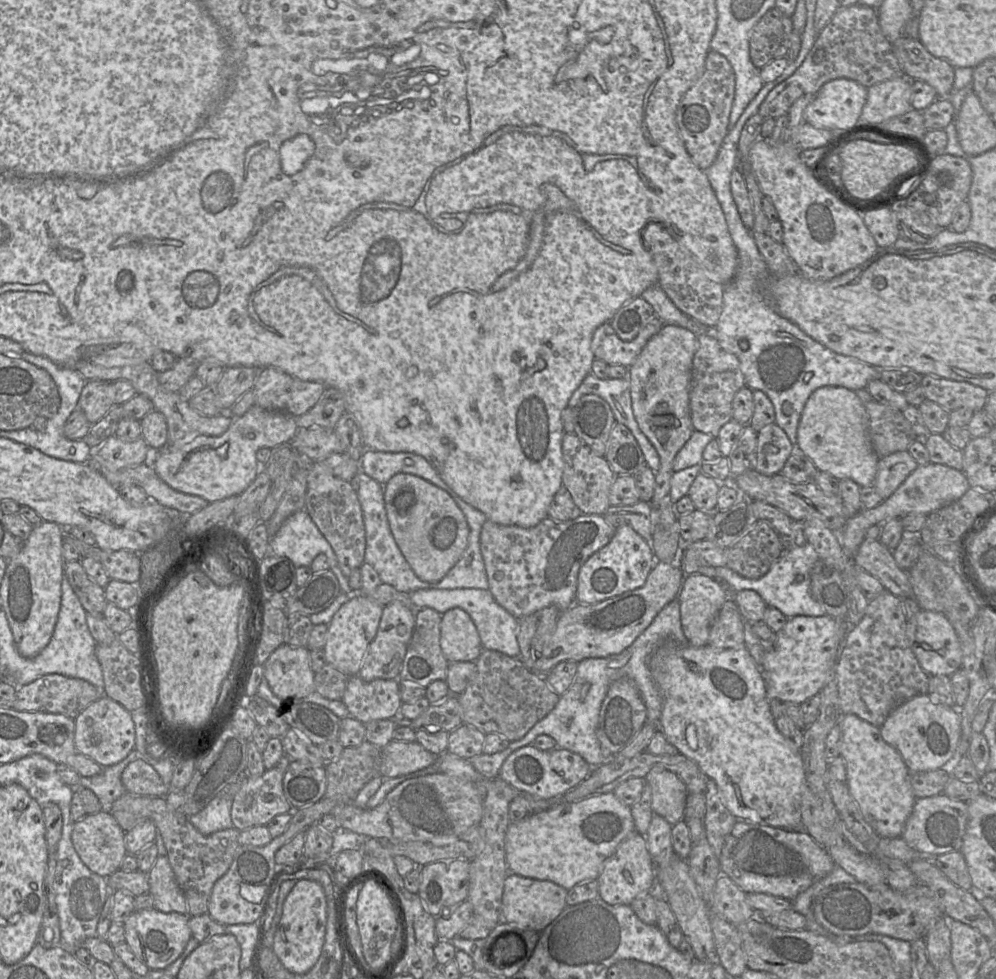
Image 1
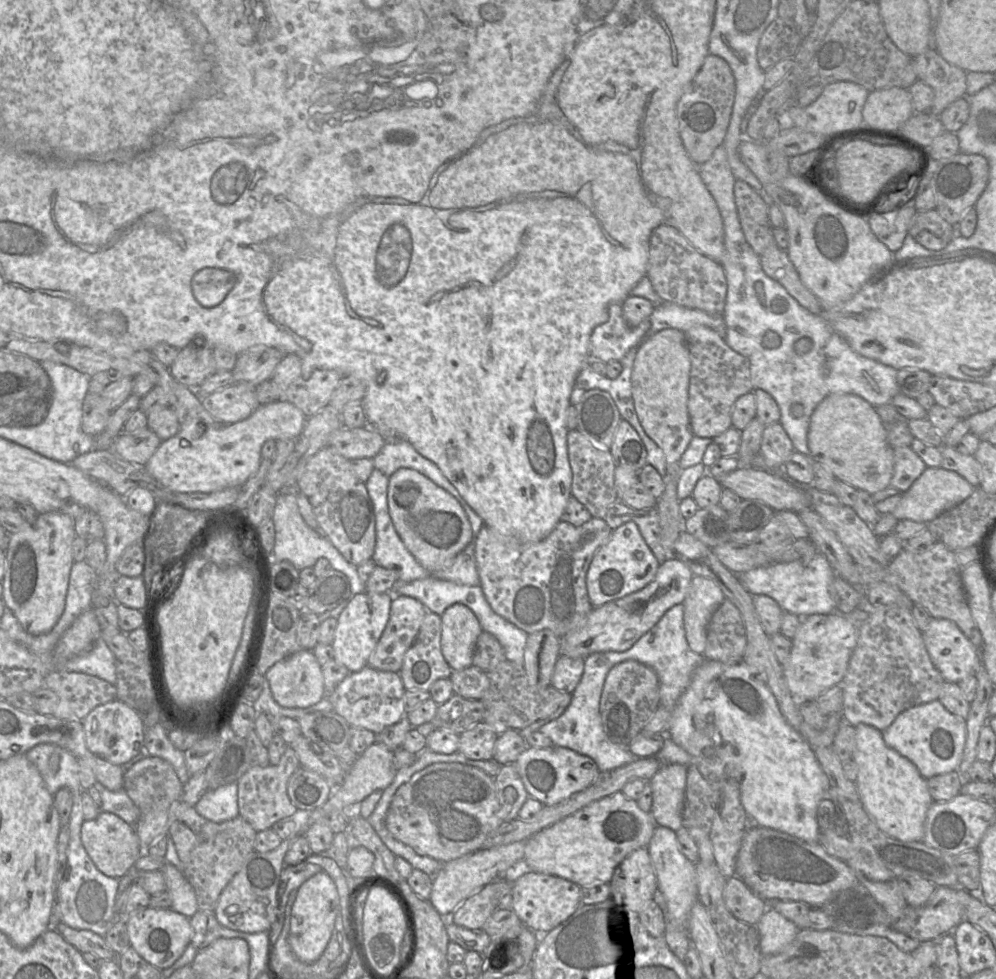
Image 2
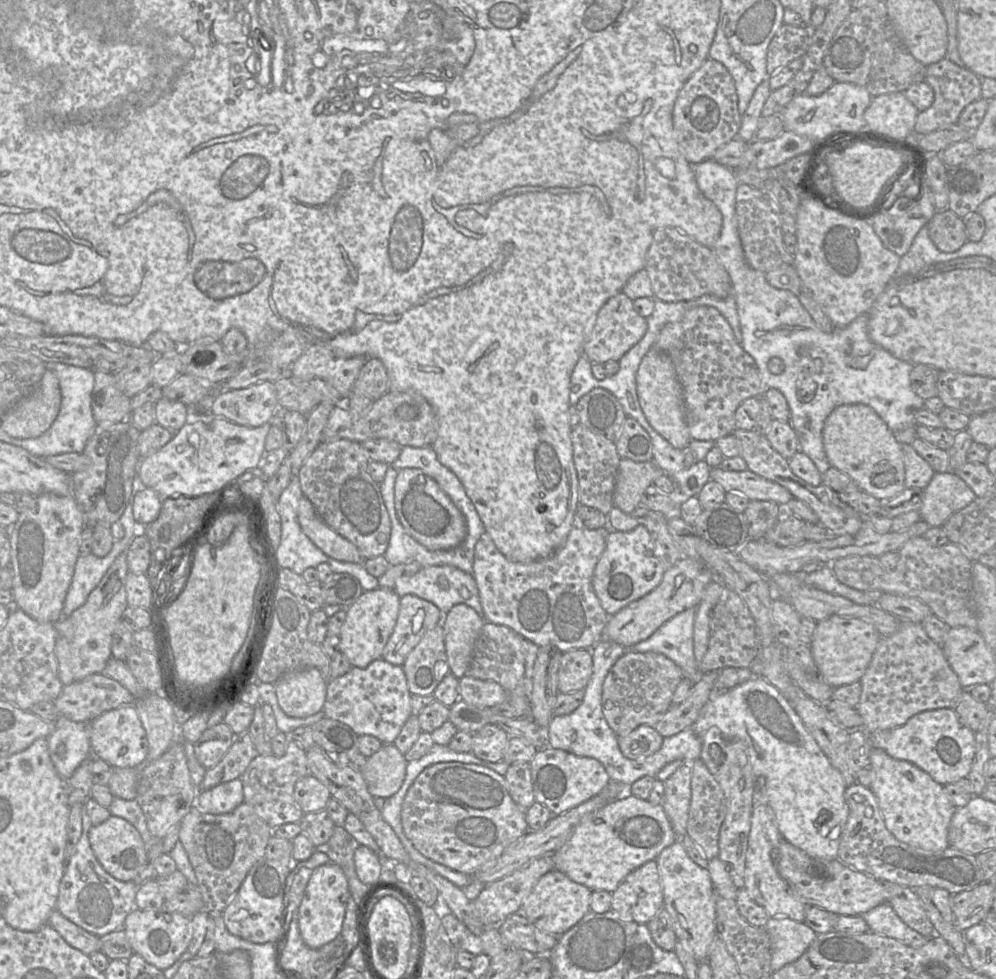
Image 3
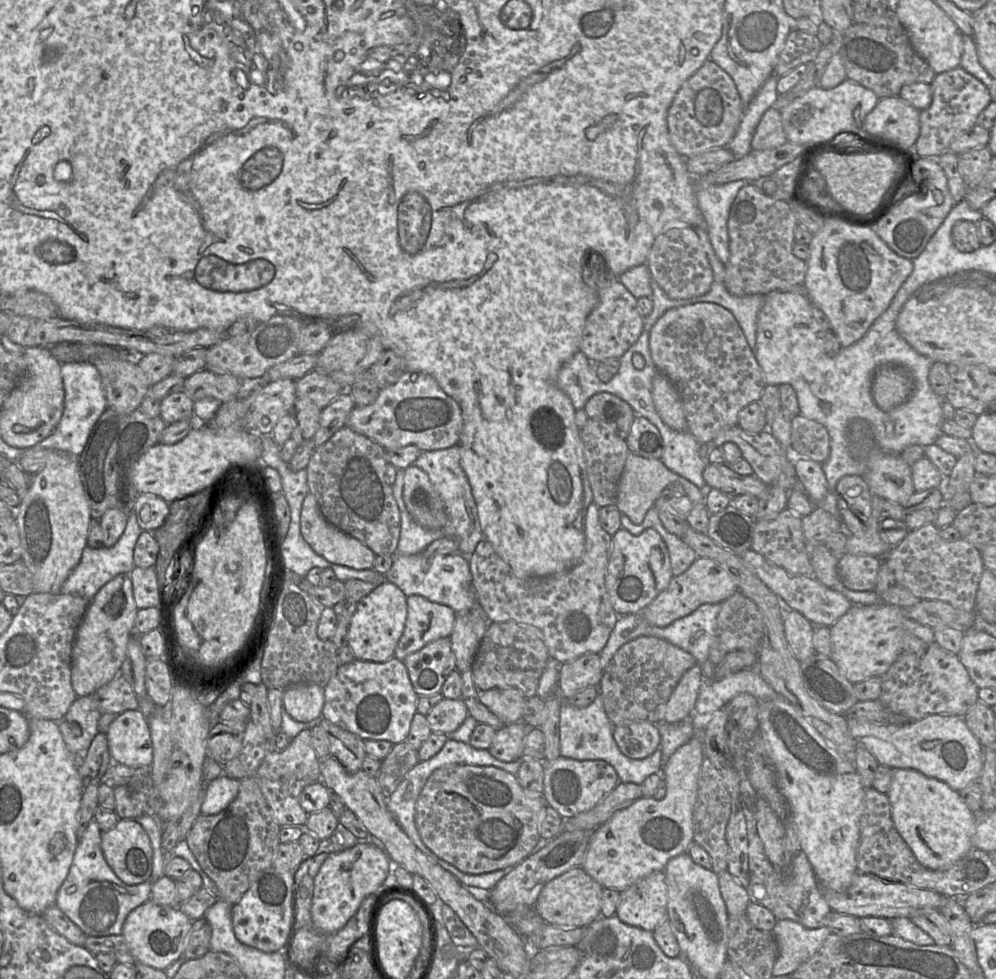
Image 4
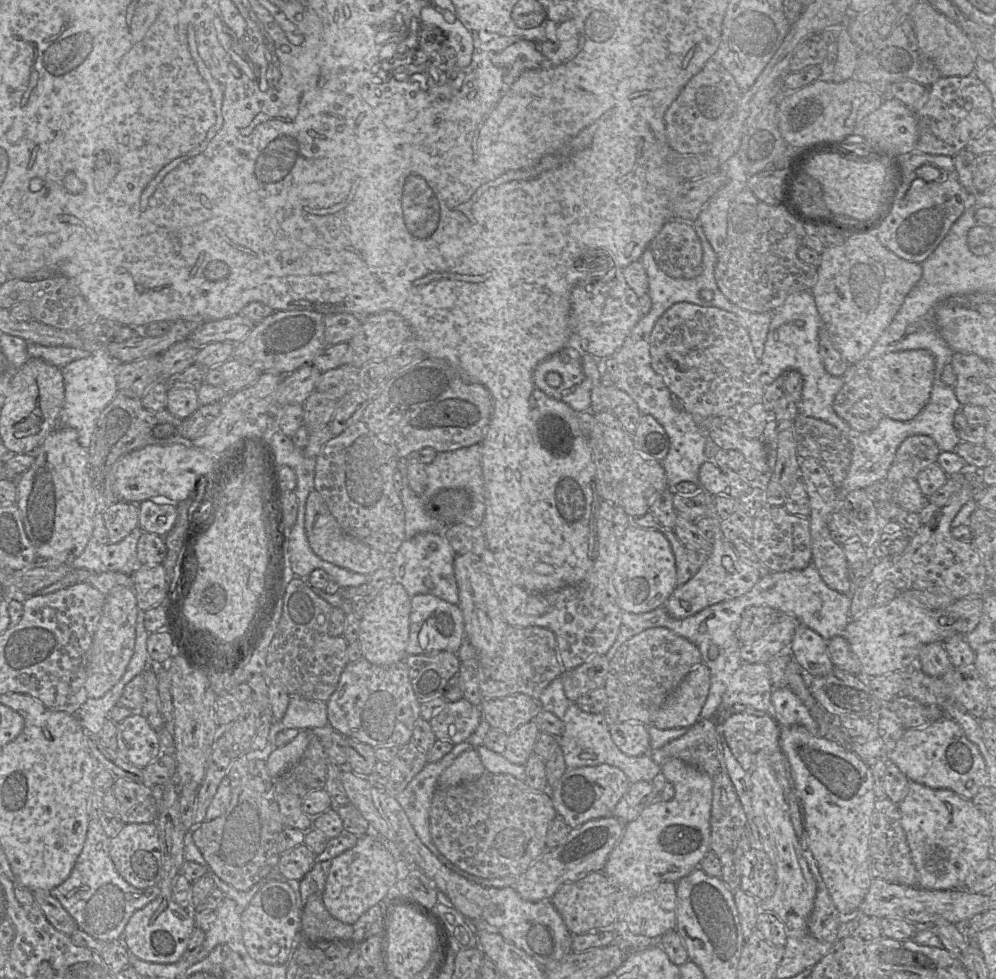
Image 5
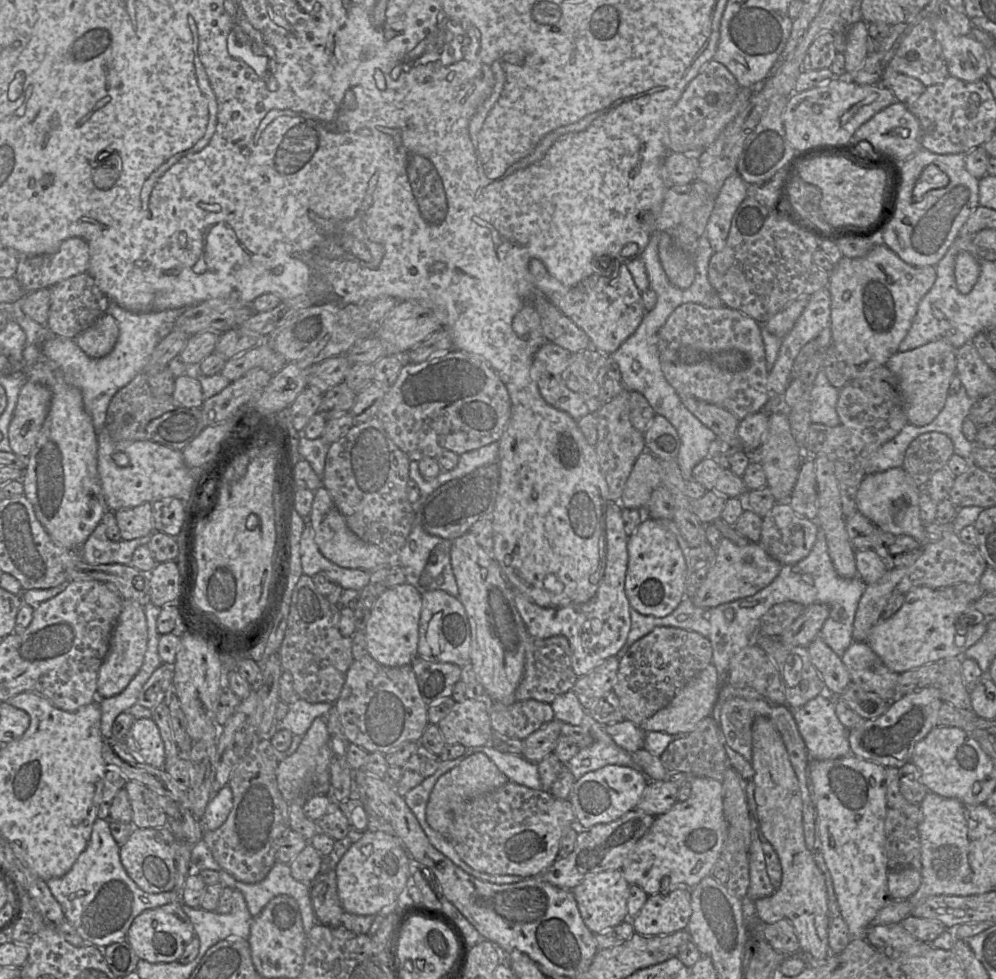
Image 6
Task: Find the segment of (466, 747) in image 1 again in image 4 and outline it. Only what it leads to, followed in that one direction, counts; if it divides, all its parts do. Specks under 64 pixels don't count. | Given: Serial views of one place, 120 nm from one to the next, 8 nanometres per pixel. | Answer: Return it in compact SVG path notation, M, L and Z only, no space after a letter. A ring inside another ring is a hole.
M524 722L503 725L496 729L493 741L487 750L500 761L521 760L524 739L528 731L529 726Z

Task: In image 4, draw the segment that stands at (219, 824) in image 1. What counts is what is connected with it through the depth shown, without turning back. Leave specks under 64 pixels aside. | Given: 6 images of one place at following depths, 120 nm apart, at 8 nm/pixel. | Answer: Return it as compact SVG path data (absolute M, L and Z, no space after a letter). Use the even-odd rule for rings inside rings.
M225 774L205 784L205 796L201 805L201 814L215 815L223 811L236 798L240 780Z

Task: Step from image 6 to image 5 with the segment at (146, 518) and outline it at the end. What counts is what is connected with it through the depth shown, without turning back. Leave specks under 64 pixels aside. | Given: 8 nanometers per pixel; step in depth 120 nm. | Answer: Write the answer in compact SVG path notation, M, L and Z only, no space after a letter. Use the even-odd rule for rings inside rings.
M117 501L103 511L110 543L118 543L139 525L139 505Z

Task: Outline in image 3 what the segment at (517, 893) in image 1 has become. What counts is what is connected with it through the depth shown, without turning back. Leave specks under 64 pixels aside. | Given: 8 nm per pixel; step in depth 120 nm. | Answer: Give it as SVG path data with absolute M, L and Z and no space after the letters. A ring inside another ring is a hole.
M552 870L540 877L524 900L521 913L541 931L560 936L590 911L591 894L592 891L586 886L572 881L562 872Z

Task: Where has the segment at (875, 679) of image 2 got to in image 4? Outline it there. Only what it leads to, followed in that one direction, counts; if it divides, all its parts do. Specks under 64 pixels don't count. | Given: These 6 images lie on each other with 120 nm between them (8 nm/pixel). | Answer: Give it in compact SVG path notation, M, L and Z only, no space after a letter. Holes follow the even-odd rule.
M936 642L930 644L922 653L902 651L888 671L880 677L882 693L878 700L911 721L932 714L963 717L979 700L979 688L970 678L957 654L942 648Z

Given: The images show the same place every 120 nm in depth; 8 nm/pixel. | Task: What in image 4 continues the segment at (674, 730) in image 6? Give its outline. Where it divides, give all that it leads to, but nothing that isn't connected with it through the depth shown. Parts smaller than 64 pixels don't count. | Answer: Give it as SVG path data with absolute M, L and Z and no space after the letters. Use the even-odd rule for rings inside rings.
M699 664L686 671L665 706L662 721L673 724L692 717L703 683L702 668Z

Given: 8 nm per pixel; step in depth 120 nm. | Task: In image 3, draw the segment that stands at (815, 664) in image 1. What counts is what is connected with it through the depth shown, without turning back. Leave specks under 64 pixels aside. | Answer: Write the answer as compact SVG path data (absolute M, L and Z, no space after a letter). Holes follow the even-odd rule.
M832 615L817 622L810 650L824 682L837 688L859 681L870 664L880 638L875 627L862 619Z

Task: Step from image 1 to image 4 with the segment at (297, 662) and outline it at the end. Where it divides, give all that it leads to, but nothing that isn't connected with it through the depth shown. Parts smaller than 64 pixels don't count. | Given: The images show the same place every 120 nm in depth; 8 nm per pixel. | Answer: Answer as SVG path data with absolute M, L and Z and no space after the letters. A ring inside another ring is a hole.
M299 683L283 691L283 708L298 722L310 722L322 715L324 688L315 683Z

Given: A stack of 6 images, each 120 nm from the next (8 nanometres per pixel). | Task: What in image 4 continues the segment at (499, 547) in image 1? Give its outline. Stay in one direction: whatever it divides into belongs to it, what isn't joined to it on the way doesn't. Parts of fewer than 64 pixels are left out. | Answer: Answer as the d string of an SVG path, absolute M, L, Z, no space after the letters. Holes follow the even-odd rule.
M591 503L584 518L585 549L581 560L572 568L553 575L517 576L483 538L471 556L468 556L476 600L490 622L516 622L540 629L550 657L561 663L569 662L586 653L600 653L608 642L619 615L615 612L606 588L606 574L612 546L612 536L599 523L599 507Z

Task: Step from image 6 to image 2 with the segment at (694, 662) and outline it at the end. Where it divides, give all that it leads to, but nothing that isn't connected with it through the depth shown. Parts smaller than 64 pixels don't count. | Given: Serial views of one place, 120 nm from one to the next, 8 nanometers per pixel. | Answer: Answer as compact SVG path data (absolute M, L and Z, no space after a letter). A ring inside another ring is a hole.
M627 660L609 671L602 691L600 715L604 732L612 742L628 746L660 706L659 680L651 667Z

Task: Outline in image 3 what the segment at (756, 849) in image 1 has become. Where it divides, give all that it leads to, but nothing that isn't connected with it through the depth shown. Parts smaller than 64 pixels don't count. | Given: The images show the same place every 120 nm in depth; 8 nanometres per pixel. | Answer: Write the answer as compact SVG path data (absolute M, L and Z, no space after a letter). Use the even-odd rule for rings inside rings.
M784 838L773 851L773 861L792 893L806 905L814 905L836 915L855 916L887 901L882 881L845 865L839 859L812 857Z

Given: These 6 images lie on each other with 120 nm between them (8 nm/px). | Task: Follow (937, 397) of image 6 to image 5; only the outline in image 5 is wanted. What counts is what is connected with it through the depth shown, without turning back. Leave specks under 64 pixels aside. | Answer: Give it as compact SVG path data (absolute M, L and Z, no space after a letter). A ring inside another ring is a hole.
M924 349L891 352L874 359L868 375L875 387L878 404L884 416L903 422L914 419L930 399L934 372L935 357Z

